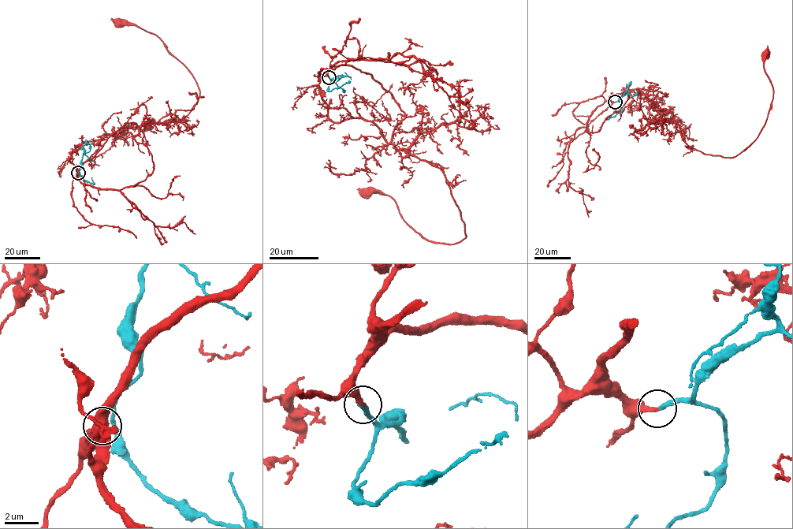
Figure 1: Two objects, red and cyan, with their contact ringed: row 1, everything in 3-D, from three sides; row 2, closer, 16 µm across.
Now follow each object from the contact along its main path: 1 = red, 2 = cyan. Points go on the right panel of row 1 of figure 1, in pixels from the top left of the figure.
1: (615, 102), (611, 93), (647, 95), (672, 113), (688, 145), (732, 158), (765, 122), (774, 91), (767, 55)
2: (615, 102), (621, 102), (622, 110), (609, 118), (612, 113)

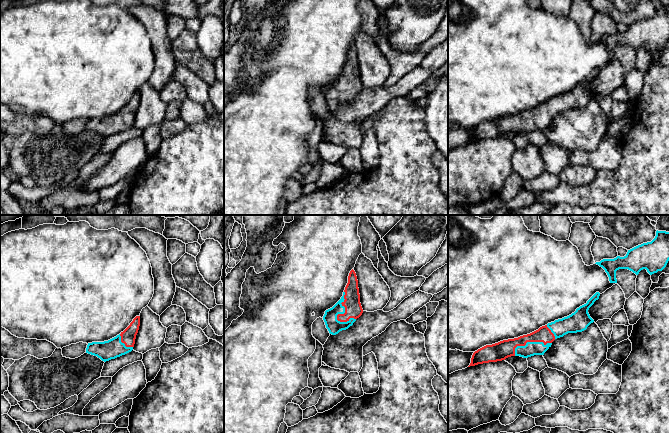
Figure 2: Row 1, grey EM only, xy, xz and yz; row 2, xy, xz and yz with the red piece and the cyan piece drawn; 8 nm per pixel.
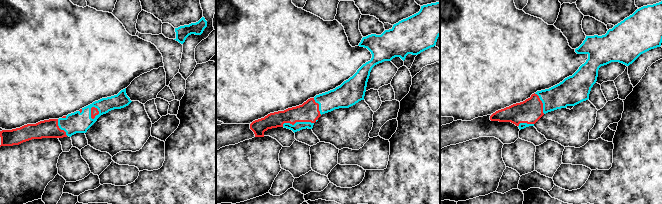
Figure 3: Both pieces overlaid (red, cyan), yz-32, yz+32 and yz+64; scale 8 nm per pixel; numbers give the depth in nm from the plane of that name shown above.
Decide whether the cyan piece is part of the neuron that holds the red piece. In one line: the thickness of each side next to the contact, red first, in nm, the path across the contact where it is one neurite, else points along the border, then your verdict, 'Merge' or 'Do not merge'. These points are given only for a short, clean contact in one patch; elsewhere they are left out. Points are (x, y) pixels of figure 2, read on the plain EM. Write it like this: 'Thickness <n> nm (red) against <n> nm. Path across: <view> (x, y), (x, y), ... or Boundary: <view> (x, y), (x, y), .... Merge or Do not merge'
Thickness 140 nm (red) against 120 nm. Do not merge

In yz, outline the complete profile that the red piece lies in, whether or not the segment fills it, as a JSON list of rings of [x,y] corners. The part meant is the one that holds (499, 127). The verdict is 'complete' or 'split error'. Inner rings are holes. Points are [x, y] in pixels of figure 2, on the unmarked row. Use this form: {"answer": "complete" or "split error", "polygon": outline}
{"answer": "complete", "polygon": [[[547,101],[538,106],[514,115],[503,116],[492,121],[486,121],[475,127],[471,134],[470,142],[478,140],[497,138],[508,133],[515,132],[517,122],[525,122],[527,118],[543,118],[544,121],[555,116],[554,110]]]}

